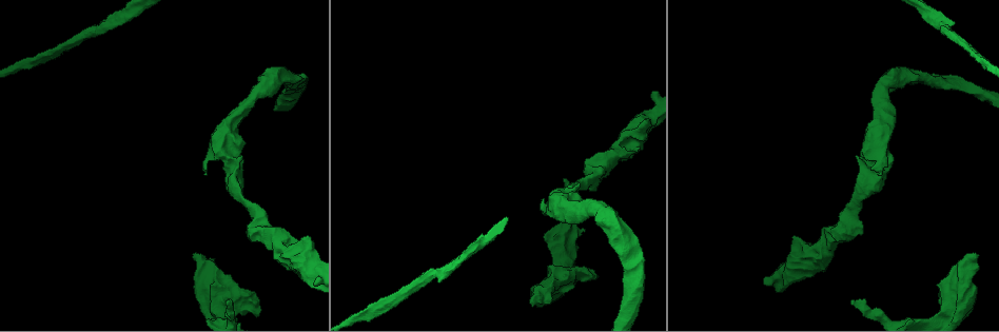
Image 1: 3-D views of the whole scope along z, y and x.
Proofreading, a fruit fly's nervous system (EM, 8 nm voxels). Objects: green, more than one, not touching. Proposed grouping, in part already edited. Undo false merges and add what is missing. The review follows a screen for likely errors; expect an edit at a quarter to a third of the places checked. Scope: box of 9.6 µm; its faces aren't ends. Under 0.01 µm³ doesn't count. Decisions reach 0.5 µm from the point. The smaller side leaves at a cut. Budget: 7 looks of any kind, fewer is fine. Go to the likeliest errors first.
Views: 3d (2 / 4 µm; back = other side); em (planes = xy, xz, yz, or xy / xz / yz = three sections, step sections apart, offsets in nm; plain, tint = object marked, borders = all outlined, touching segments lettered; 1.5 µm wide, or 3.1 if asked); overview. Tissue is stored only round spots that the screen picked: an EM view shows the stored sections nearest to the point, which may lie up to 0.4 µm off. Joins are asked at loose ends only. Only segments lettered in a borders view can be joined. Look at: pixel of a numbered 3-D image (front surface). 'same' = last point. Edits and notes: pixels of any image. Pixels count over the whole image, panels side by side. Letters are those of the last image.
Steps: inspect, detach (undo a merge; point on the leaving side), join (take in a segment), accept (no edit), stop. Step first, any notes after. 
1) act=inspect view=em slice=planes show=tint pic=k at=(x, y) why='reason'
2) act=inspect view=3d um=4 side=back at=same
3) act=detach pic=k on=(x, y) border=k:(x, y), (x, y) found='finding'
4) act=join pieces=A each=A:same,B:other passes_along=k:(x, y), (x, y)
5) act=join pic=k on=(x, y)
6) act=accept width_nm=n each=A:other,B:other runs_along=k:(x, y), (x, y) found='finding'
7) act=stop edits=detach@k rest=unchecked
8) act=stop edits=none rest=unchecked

act=inspect view=3d um=4 side=back pic=1 at=(534, 304) why='branch stops here'

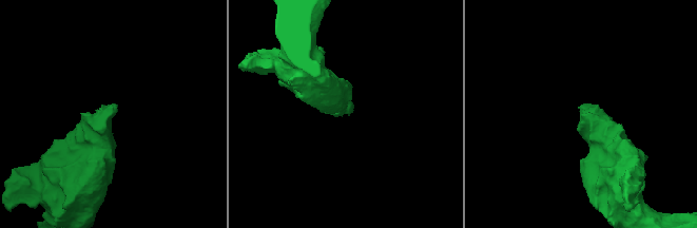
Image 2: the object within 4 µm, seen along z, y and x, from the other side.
act=inspect view=em slice=planes show=borders pic=2 at=(578, 107)

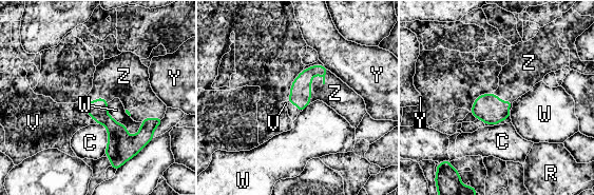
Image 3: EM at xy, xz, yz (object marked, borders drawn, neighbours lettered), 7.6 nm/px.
act=join pieces=Z each=C:other,R:other,V:other,W:other,Y:other,Z:same passes_along=3:(301, 90), (310, 82), (334, 93) found='the neuron continues'

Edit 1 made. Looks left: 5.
act=inspect view=3d um=4 pic=1 at=(852, 299) why='an open end'

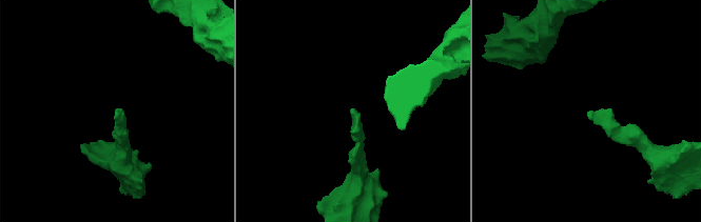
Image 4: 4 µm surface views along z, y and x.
act=inspect view=em slice=xz step=8 show=plain pic=4 at=(587, 112)

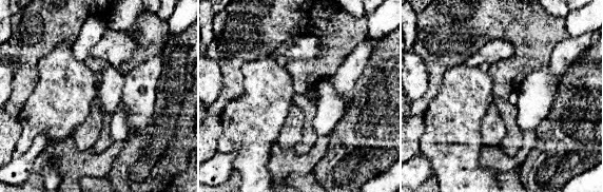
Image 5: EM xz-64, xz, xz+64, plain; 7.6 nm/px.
act=inspect view=em slice=xz step=8 show=borders at=same

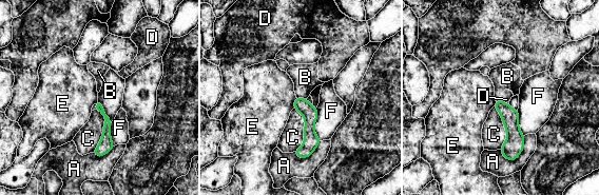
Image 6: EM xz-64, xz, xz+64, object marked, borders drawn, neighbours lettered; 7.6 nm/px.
act=accept each=A:other,B:other,C:other,D:other,E:other,F:other border=6:(296, 98), (293, 108) found='none of them fits'

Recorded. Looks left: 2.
act=stop edits=join@3 rest=unchecked

